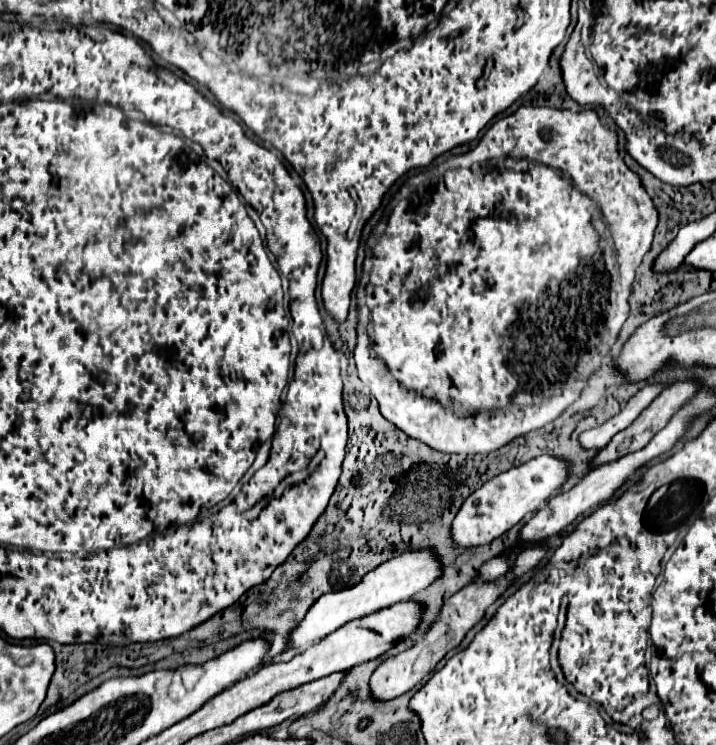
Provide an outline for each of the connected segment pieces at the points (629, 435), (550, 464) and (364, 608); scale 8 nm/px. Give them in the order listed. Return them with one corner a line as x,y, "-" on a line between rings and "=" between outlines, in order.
686,380
686,382
676,382
676,384
672,384
672,386
668,386
668,388
664,388
662,392
660,392
660,396
642,412
642,416
640,418
636,418
626,430
622,430
622,432
618,432
614,438
612,438
612,442
608,444
608,446
604,446
594,458
592,458
592,462
590,462
590,470
594,470
594,468
598,468
598,466
602,466
602,464
608,464
608,462
614,462
614,460
618,460
620,456
626,456
626,454
630,454
630,452
636,452
636,450
642,450
652,438
654,438
654,434
656,432
660,432
666,424
668,424
668,420
670,420
670,416
672,414
676,414
694,394
696,394
696,390
698,390
698,384
696,382
692,382
692,380
=
538,456
522,466
516,466
488,480
482,488
474,490
460,506
450,528
452,542
460,548
476,548
490,544
506,530
510,530
514,524
518,524
526,514
538,510
538,506
550,500
564,480
566,480
566,462
560,462
554,456
=
432,550
406,552
398,558
392,558
384,564
380,564
378,568
374,568
372,572
368,572
360,584
356,584
348,590
328,592
328,594
320,596
320,600
316,600
316,604
308,610
308,614
300,622
300,626
290,634
288,646
290,648
300,648
300,650
308,648
308,646
316,644
318,640
322,640
324,636
328,636
330,632
334,632
336,628
348,624
350,620
368,616
372,612
394,606
398,602
406,602
416,592
428,588
428,584
432,584
432,580
436,580
436,576
440,576
440,564
438,564
436,554

